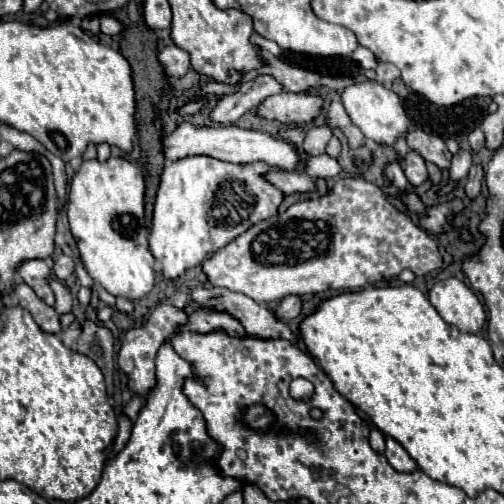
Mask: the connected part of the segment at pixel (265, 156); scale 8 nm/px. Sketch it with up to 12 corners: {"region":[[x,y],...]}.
{"region":[[180,124],[168,160],[212,156],[294,172],[298,150],[266,132]]}

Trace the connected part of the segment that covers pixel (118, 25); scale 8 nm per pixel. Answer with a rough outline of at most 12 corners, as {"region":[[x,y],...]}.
{"region":[[100,16],[100,32],[116,36],[124,30],[118,18]]}

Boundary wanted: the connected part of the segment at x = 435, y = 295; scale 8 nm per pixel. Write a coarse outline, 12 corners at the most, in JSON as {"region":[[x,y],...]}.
{"region":[[458,278],[438,282],[430,302],[460,332],[478,334],[486,312]]}

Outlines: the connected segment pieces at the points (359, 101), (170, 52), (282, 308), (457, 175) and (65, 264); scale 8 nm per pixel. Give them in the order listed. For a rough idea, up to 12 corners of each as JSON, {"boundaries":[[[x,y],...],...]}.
{"boundaries":[[[366,80],[342,90],[368,140],[392,146],[410,120],[396,92]],[[166,46],[158,54],[164,76],[182,78],[190,60],[182,48]],[[294,294],[274,308],[280,320],[292,320],[302,312],[302,300]],[[458,150],[452,158],[450,178],[458,182],[468,176],[472,156]],[[66,254],[54,260],[52,270],[60,282],[74,272],[74,260]]]}

